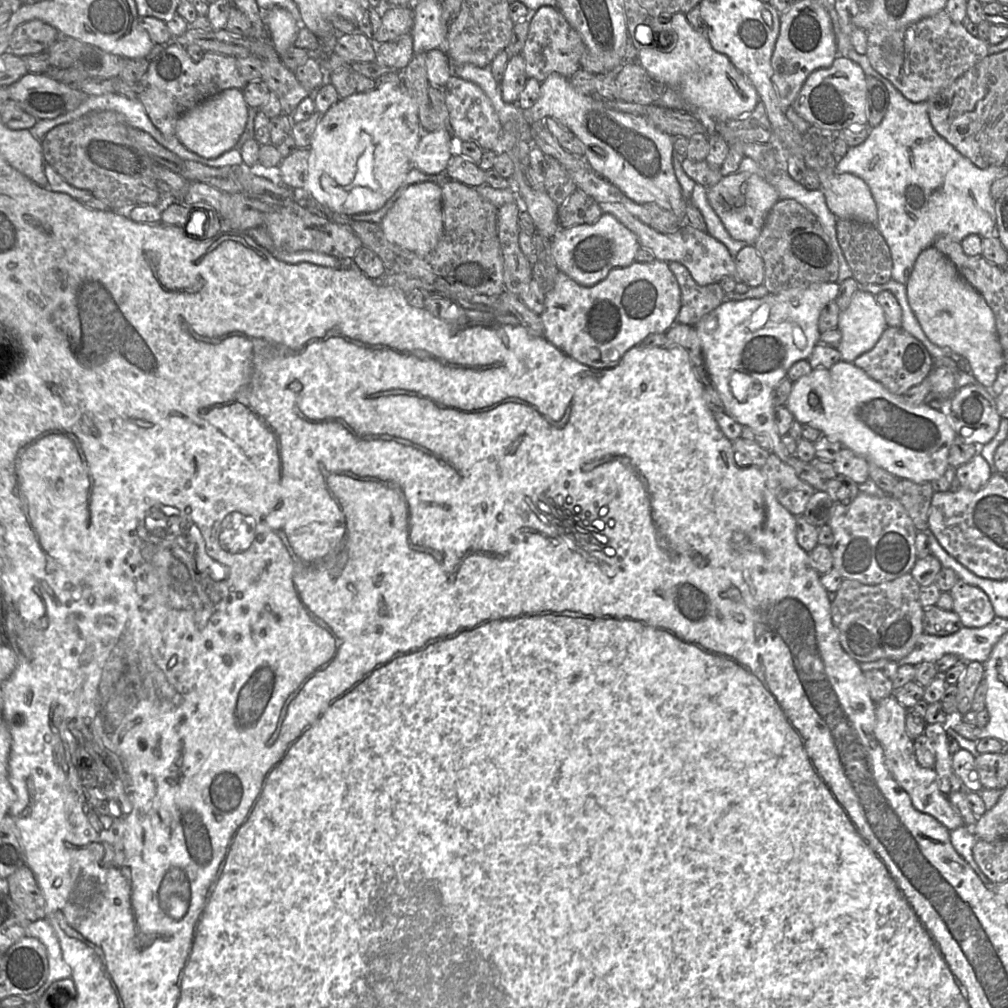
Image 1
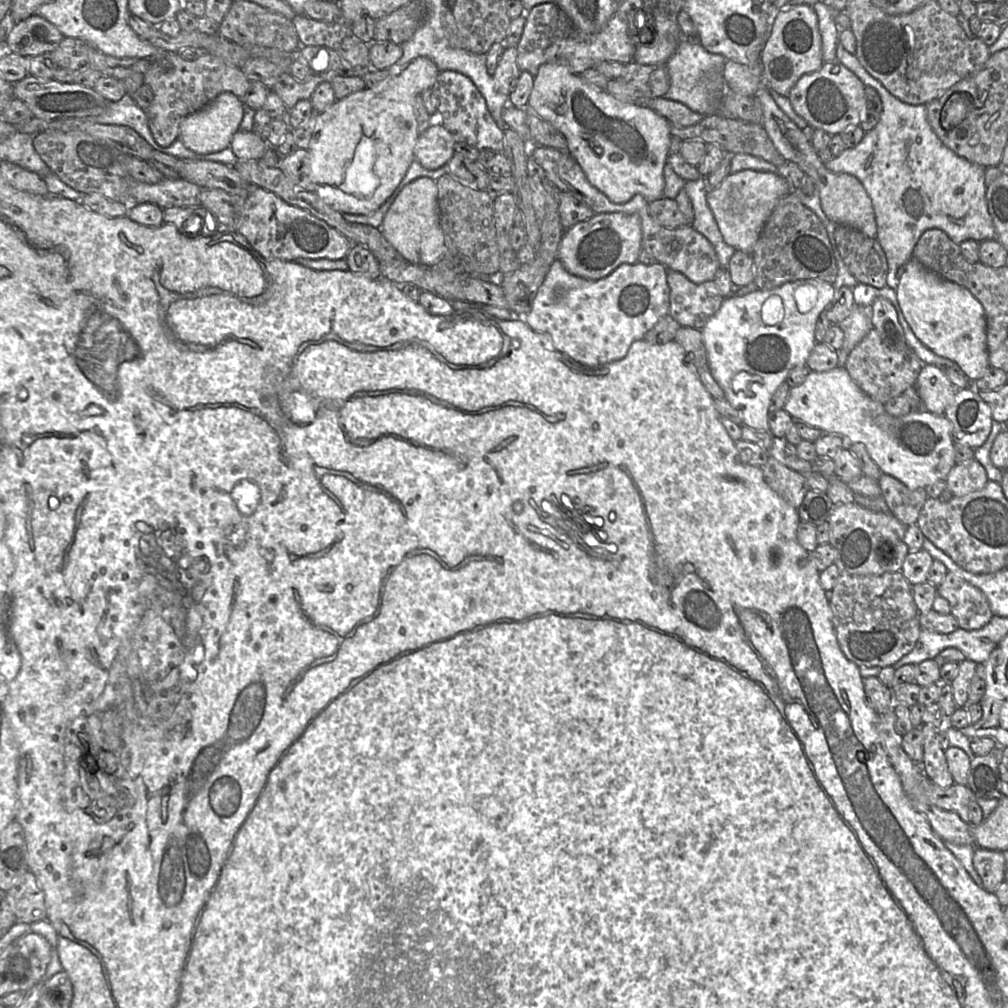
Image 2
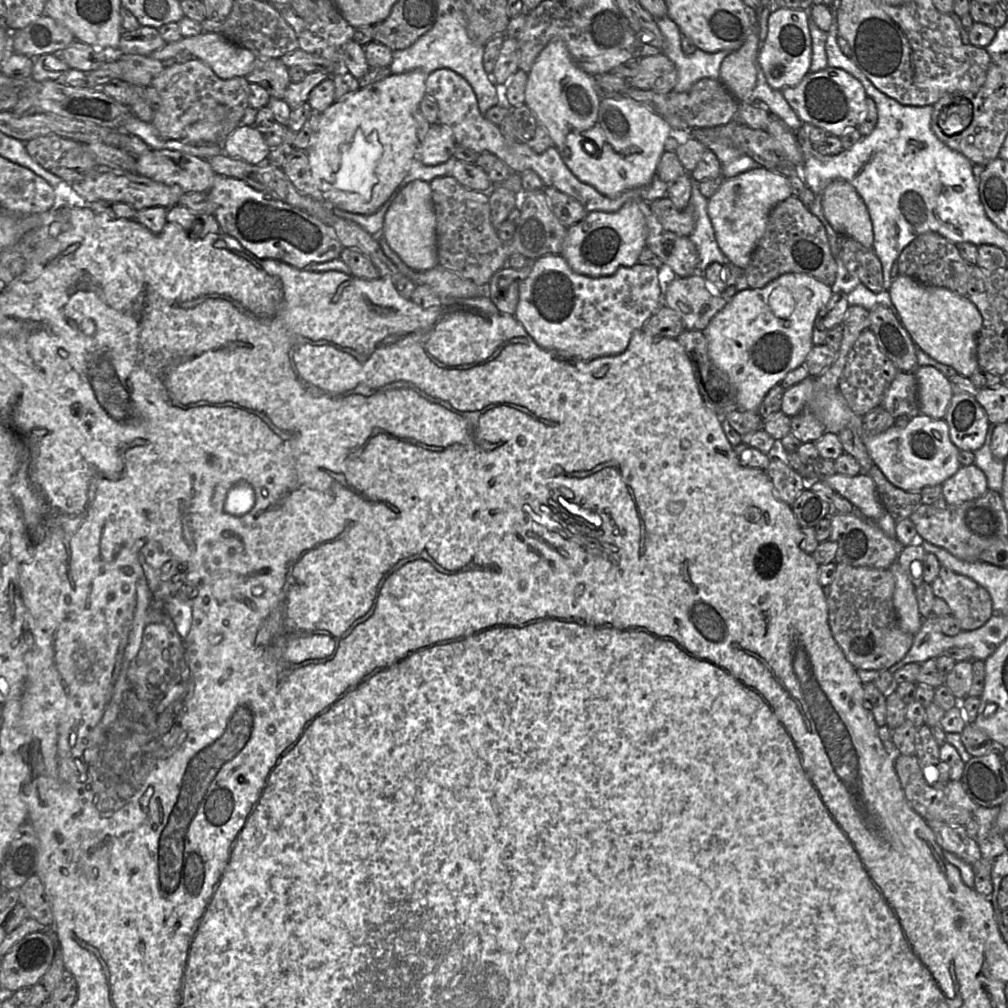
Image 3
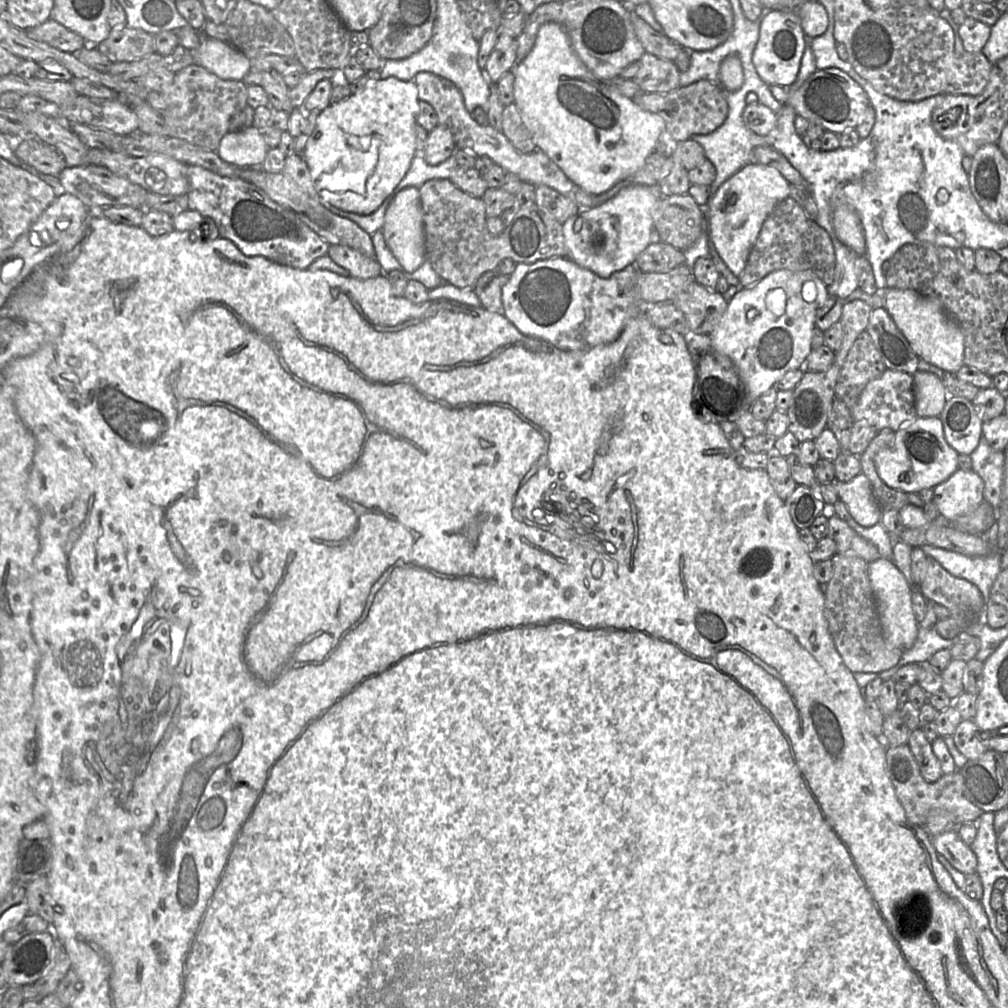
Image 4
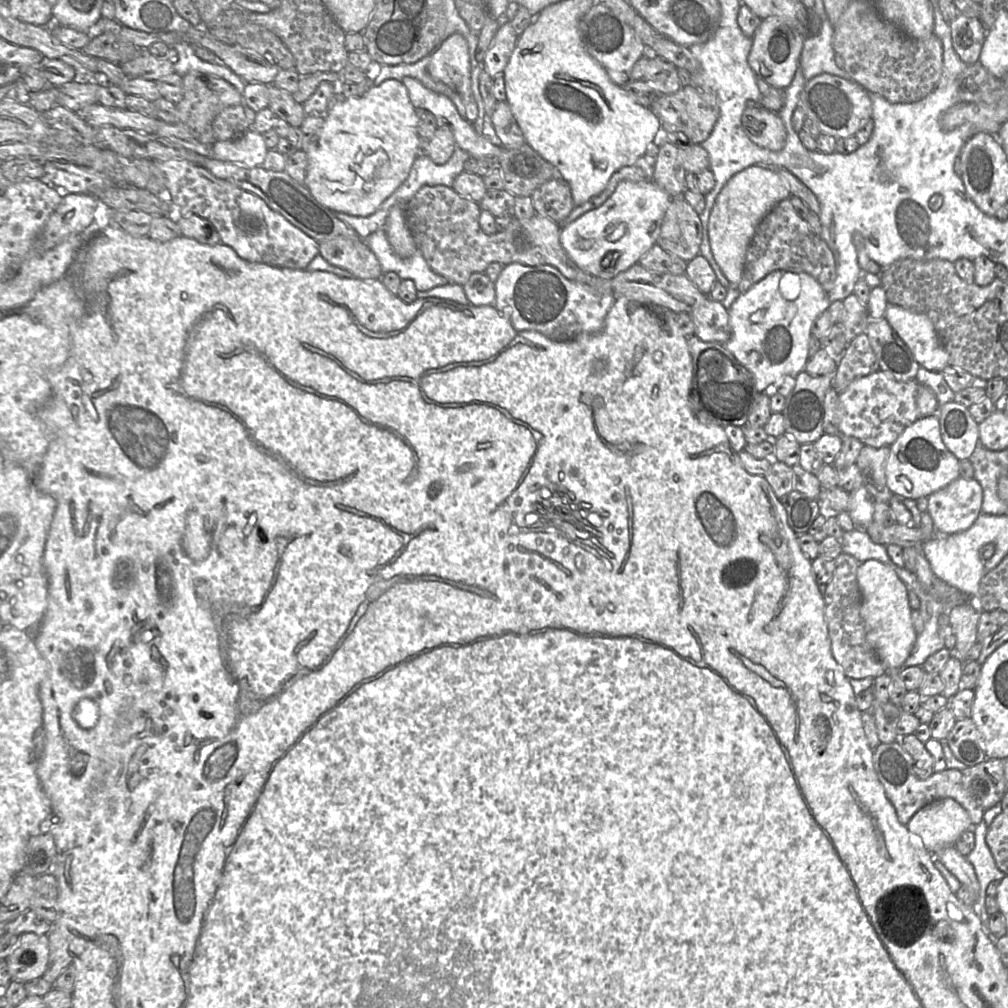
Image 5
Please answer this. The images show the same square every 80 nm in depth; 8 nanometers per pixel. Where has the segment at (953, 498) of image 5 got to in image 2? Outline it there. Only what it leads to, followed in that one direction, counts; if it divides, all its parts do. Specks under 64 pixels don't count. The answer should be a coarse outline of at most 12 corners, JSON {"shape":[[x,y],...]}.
{"shape":[[972,458],[956,464],[945,481],[953,496],[983,489],[988,477]]}

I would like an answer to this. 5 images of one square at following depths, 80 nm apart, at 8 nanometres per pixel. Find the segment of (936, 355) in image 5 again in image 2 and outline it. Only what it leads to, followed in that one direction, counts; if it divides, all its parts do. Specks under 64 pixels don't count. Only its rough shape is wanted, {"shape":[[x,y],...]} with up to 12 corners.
{"shape":[[910,259],[895,291],[926,347],[970,381],[990,366],[985,311]]}

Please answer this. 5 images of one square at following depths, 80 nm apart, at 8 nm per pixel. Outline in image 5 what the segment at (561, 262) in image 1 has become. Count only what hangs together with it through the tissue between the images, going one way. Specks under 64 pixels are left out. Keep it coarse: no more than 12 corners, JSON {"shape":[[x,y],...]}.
{"shape":[[622,181],[562,226],[581,269],[612,279],[657,242],[672,198]]}

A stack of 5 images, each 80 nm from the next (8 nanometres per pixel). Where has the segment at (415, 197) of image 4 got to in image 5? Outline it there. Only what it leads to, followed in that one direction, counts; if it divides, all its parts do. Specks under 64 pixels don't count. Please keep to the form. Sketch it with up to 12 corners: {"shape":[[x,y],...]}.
{"shape":[[393,206],[384,226],[401,258],[418,249],[405,206]]}

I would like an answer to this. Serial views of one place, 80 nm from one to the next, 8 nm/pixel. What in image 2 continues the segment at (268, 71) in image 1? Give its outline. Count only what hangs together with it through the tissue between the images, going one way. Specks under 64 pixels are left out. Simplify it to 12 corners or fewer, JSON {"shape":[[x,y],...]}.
{"shape":[[290,73],[279,76],[271,91],[289,111],[310,99],[323,76],[313,73],[299,82]]}

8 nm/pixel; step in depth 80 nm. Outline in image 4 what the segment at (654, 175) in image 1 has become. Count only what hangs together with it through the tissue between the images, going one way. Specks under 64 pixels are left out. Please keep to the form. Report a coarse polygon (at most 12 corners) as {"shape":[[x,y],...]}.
{"shape":[[558,23],[515,65],[537,146],[600,195],[665,121],[598,79]]}

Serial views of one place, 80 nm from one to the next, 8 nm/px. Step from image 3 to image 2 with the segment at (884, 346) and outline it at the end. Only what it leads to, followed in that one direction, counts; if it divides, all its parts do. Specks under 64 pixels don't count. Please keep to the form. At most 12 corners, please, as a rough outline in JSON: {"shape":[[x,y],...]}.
{"shape":[[890,301],[871,305],[872,328],[885,346],[908,349]]}

